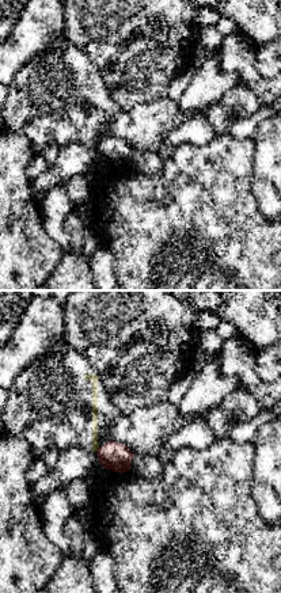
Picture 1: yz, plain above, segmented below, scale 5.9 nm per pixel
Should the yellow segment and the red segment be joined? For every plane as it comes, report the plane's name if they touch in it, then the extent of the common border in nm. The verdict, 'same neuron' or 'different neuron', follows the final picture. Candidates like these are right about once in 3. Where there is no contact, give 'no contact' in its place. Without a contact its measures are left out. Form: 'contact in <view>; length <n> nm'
contact in yz; length 40 nm

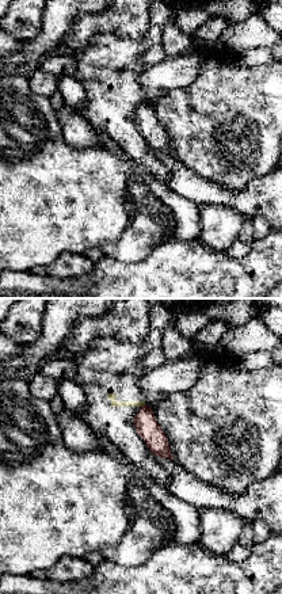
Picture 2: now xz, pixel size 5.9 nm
contact in xz; length 30 nm

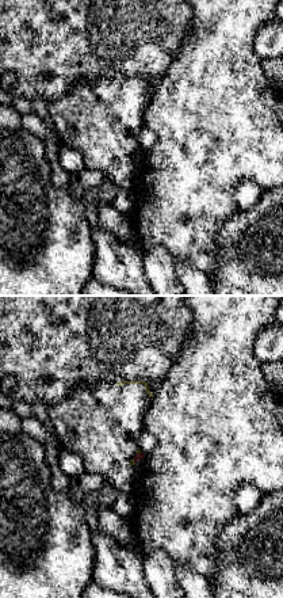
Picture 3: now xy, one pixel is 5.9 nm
contact in xy; length 40 nm

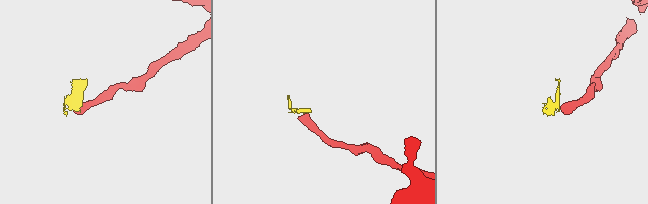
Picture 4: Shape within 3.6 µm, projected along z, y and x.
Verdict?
different neuron

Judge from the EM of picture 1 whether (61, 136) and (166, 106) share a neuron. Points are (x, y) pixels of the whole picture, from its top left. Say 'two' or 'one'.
one

